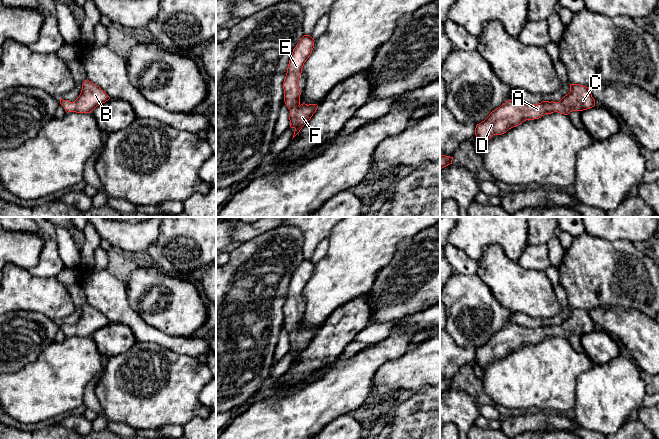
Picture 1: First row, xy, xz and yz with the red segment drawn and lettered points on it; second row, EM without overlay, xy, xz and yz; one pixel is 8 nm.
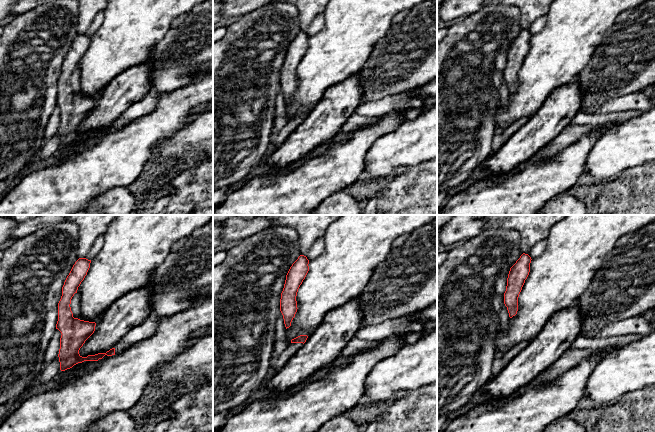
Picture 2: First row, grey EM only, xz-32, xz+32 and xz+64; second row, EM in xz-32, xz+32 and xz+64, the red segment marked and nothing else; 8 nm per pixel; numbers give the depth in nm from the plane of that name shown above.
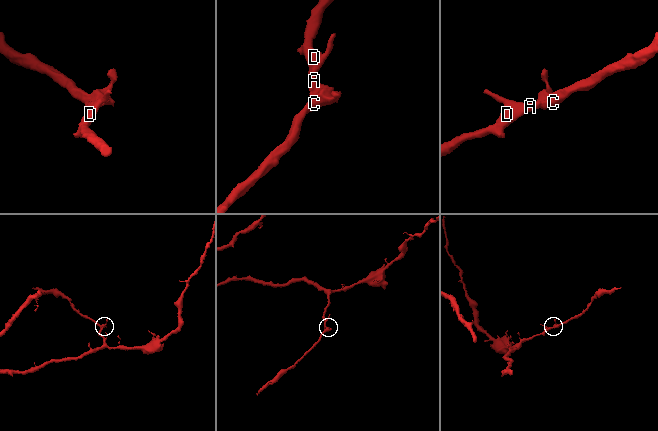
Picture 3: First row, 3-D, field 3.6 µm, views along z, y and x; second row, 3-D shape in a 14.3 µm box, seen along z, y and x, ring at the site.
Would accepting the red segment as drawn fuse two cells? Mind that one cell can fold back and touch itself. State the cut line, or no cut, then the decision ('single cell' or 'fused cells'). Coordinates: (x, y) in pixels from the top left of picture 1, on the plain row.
no cut; single cell

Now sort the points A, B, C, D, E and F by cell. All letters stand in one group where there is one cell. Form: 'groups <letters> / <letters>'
groups A B C D E F

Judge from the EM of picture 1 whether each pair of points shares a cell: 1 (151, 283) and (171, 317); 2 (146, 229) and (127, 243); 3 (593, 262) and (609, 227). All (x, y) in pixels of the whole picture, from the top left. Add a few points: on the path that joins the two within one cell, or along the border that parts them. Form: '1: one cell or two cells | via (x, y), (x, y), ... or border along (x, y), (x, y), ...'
1: one cell | via (152, 291), (170, 309)
2: one cell | via (141, 229), (132, 238)
3: two cells | border along (585, 230), (602, 238), (627, 241)

